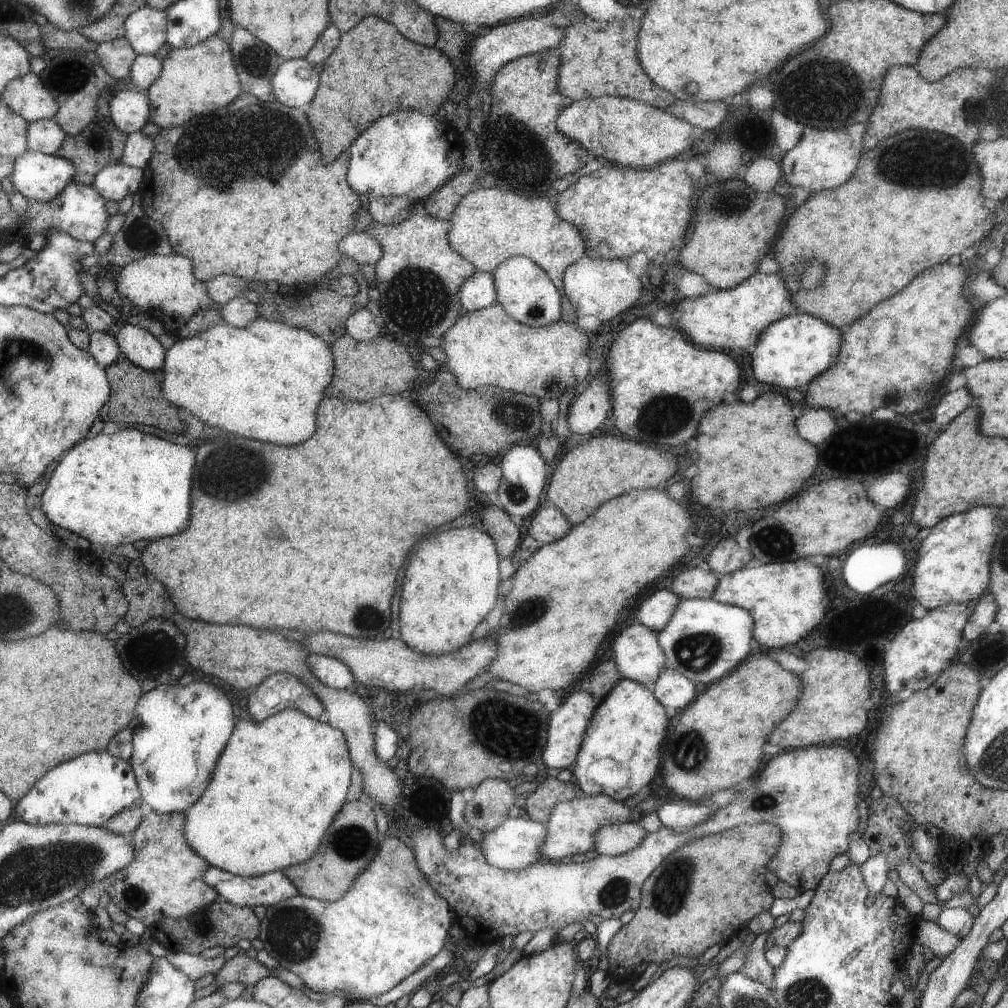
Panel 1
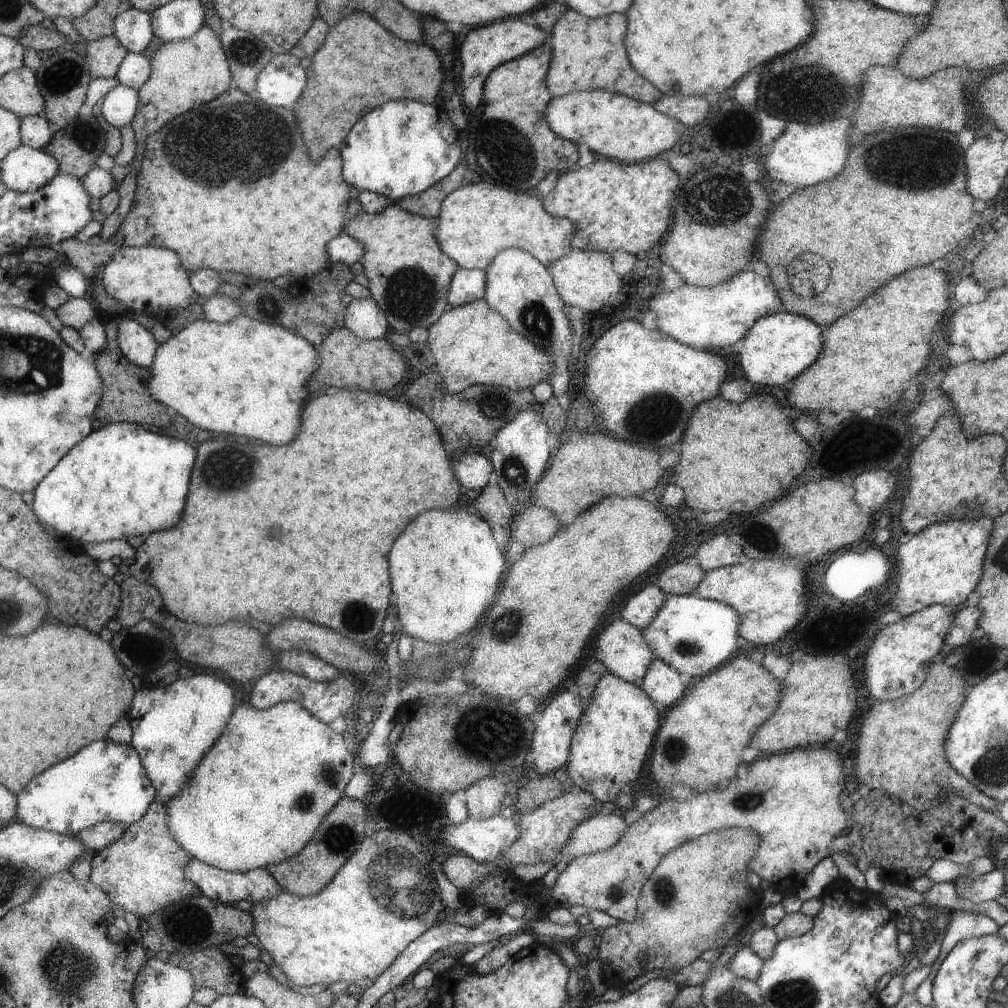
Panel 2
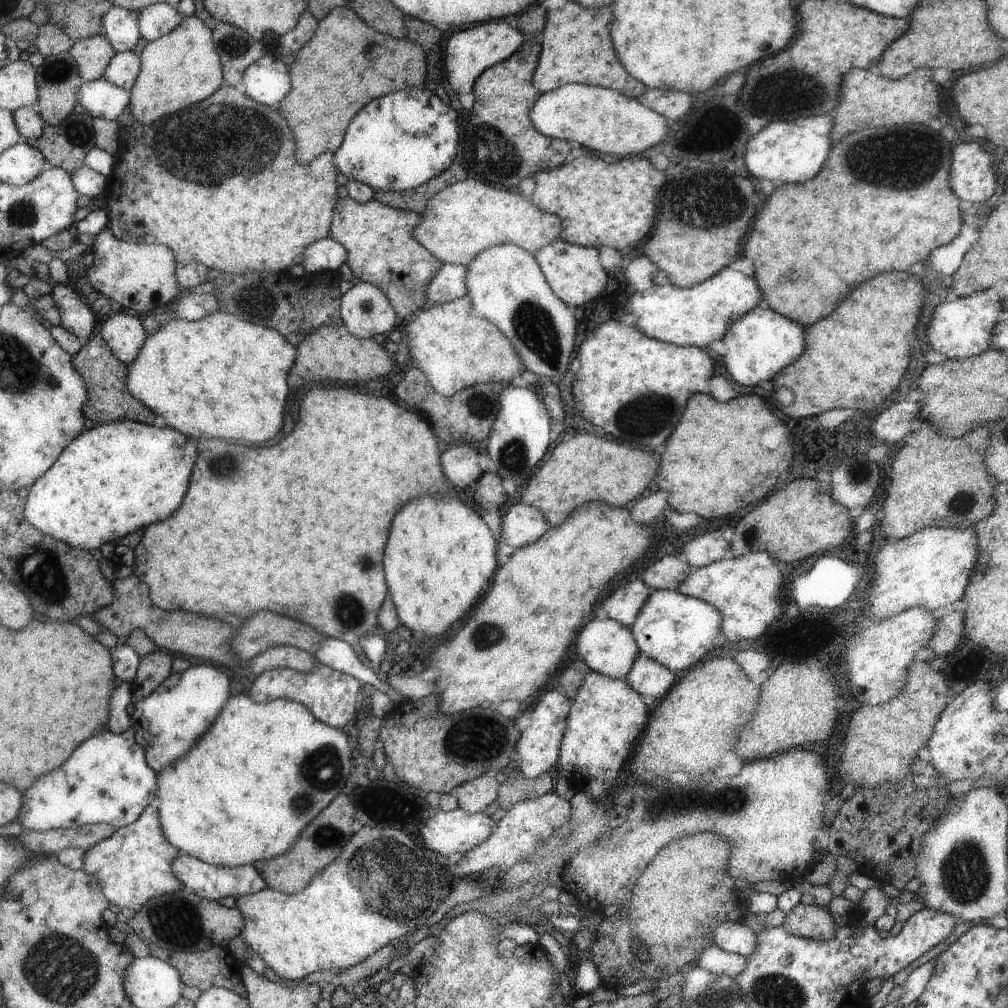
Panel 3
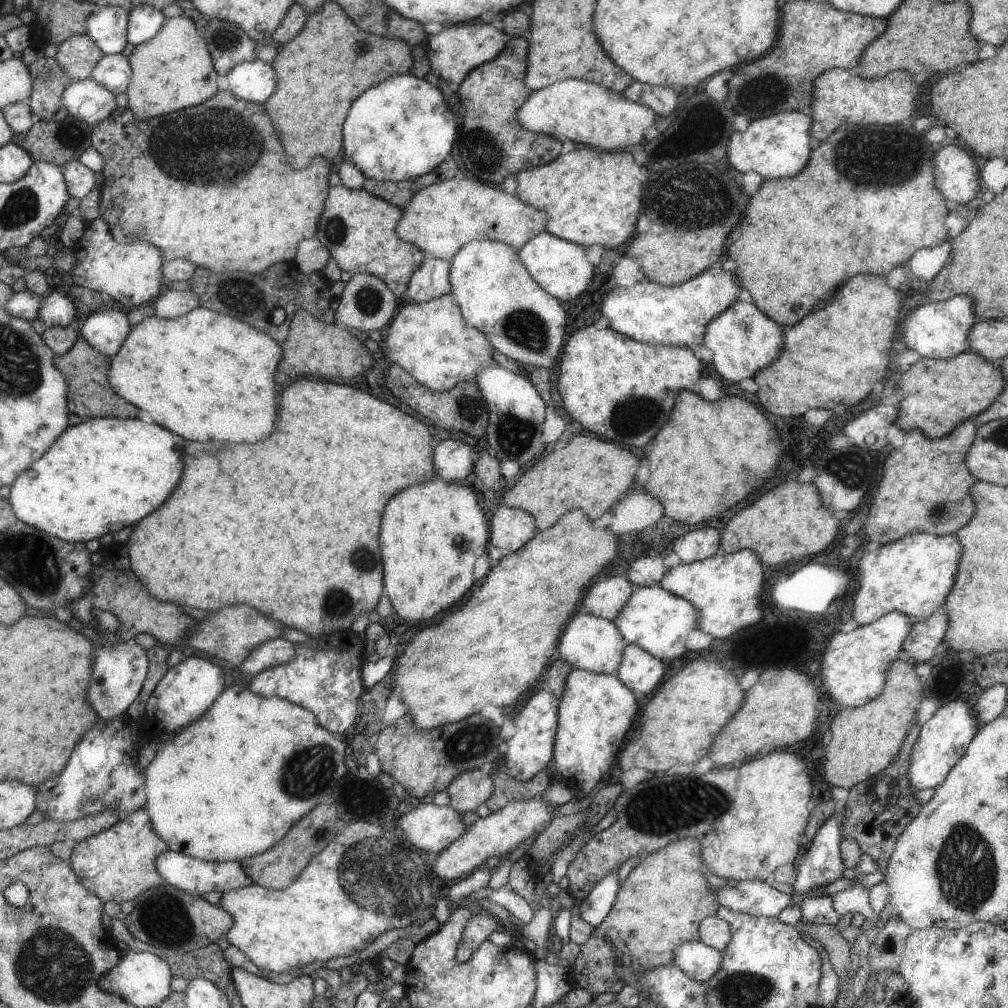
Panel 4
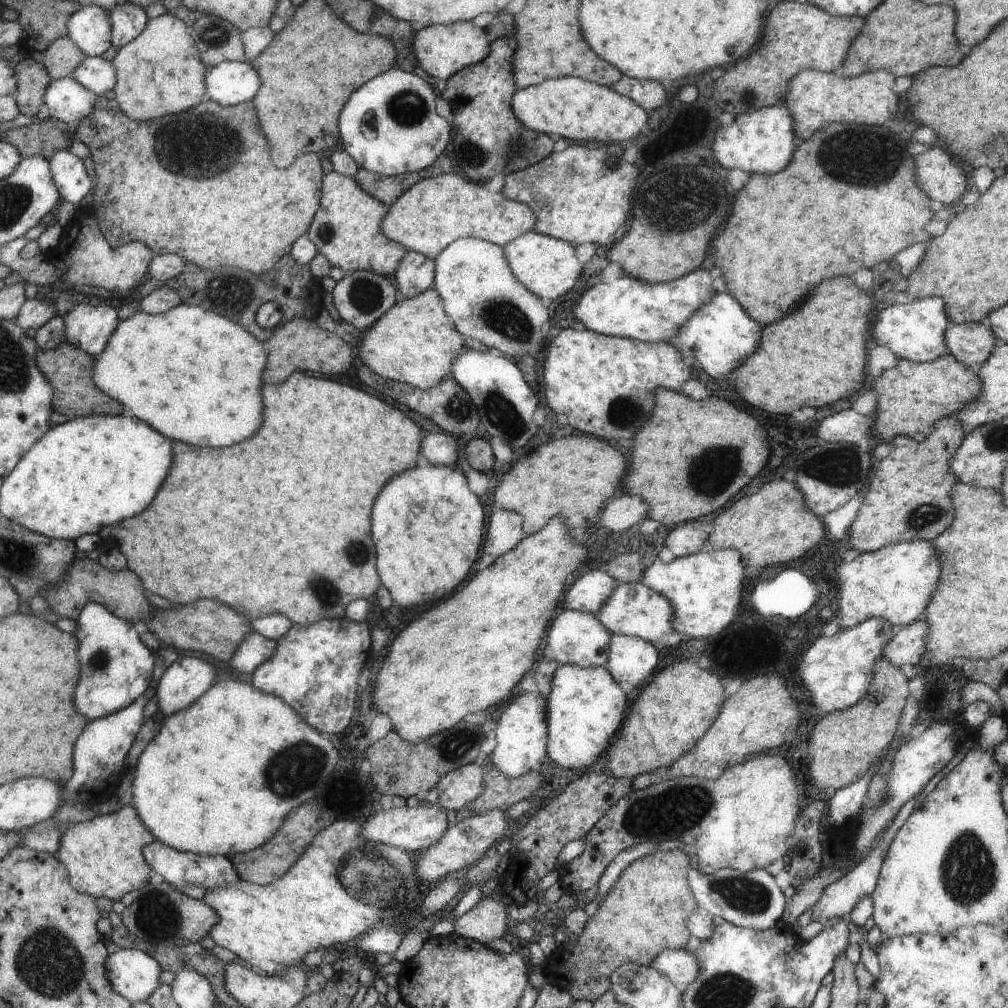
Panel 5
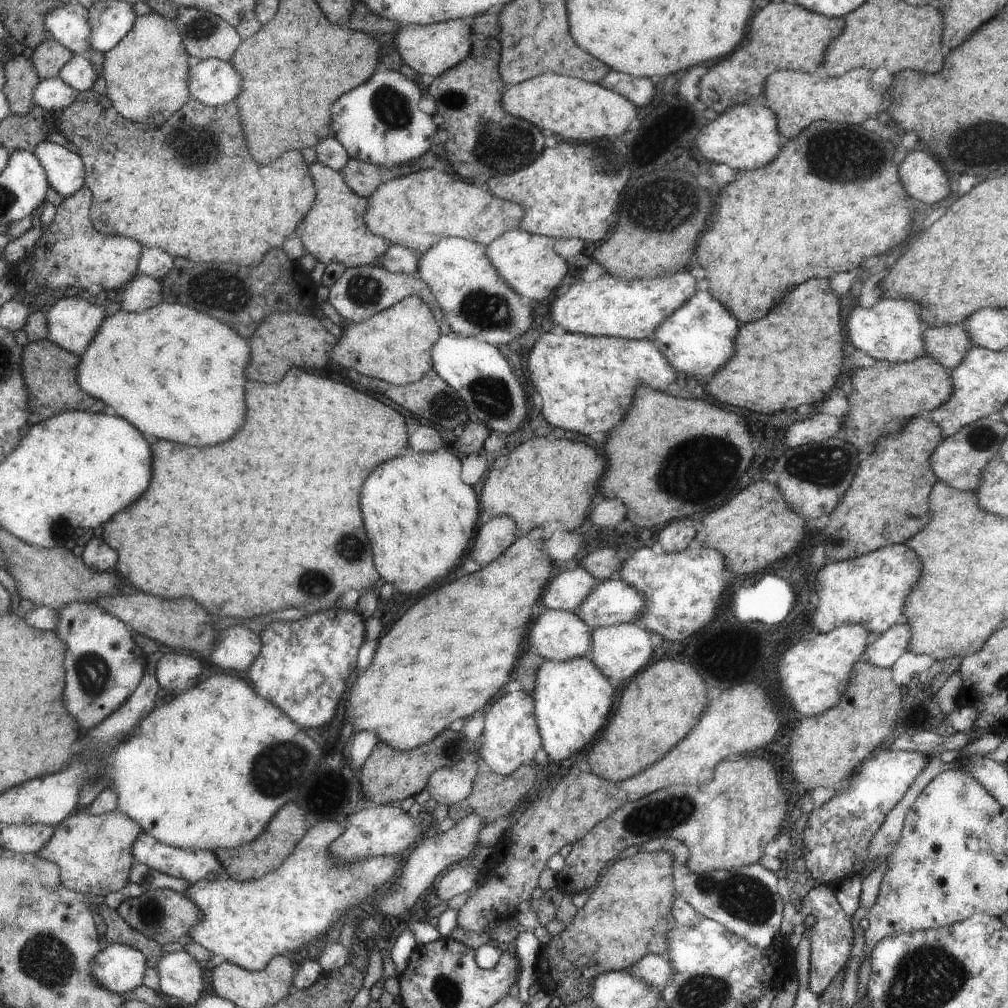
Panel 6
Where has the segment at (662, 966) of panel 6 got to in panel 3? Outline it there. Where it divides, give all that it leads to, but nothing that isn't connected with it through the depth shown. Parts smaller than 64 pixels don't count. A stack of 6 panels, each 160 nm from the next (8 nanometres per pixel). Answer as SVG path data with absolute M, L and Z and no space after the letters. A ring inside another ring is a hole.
M714 945L701 950L693 962L701 970L730 978L737 976L745 968L745 956L724 952Z

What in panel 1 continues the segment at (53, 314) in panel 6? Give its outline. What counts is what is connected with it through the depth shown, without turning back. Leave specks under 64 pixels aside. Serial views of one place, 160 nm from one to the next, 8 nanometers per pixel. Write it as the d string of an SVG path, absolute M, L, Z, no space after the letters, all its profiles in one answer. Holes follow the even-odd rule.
M124 325L115 337L123 352L123 357L133 364L148 371L156 371L163 366L163 354L166 352L157 342L157 337L153 336L149 330L136 325Z

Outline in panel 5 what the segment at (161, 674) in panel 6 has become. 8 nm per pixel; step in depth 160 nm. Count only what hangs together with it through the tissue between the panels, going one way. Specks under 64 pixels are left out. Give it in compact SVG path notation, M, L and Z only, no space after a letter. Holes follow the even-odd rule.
M179 656L154 682L156 706L163 718L184 709L196 701L213 682L213 666L191 656Z

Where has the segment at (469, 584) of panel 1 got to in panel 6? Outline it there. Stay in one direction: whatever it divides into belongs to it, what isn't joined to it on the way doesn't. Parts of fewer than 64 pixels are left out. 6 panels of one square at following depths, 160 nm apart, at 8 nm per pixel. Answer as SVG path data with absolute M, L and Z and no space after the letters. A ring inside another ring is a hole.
M445 446L436 451L418 452L411 449L405 450L402 455L383 462L381 466L377 466L377 470L373 470L373 474L369 474L369 478L365 480L365 486L361 486L361 514L365 514L365 532L369 534L371 538L371 547L373 551L373 562L377 562L377 570L381 570L381 578L385 582L391 582L399 592L405 592L405 594L411 594L411 592L421 592L425 590L437 576L445 576L455 564L459 564L469 540L471 540L471 534L475 530L475 522L477 522L477 512L479 512L479 506L477 506L477 496L473 492L471 486L467 486L464 482L459 480L459 460L445 452Z

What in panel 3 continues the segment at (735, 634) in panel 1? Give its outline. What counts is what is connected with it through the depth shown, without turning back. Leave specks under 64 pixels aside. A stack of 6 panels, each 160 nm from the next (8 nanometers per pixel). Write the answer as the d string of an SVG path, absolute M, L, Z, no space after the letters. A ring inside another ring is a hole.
M653 589L629 630L642 655L681 675L713 650L713 644L709 642L717 636L719 622L722 621L720 612L711 603L670 589Z

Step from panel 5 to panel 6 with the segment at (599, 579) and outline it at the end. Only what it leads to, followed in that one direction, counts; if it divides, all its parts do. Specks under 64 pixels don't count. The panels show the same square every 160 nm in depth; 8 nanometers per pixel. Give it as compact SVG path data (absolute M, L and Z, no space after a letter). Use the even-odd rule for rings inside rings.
M571 564L564 572L549 579L541 597L542 608L574 611L600 582L583 567Z

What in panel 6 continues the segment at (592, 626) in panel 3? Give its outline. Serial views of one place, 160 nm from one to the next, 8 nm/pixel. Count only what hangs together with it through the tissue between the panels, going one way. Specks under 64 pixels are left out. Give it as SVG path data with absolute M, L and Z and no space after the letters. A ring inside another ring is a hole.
M545 609L529 626L526 646L545 661L559 662L585 657L588 650L592 648L592 630L593 628L573 611Z

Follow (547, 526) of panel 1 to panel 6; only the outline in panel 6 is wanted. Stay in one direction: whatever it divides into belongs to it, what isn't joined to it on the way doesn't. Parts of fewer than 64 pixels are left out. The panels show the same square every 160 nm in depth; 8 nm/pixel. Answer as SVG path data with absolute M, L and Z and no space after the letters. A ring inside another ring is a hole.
M509 515L493 516L491 521L484 523L477 530L473 544L469 547L469 554L466 554L467 558L480 566L488 565L516 540L518 533L515 526Z

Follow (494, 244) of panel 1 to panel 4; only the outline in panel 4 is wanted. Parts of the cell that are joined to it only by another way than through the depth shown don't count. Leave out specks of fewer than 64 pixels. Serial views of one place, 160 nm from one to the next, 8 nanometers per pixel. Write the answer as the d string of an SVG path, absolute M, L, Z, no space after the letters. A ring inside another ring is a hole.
M445 180L418 190L403 208L403 214L396 224L396 235L406 243L416 246L434 259L450 261L463 245L474 240L487 239L502 242L519 250L530 238L544 230L548 224L548 214L529 206L515 194L508 194L499 187L481 184L479 180Z

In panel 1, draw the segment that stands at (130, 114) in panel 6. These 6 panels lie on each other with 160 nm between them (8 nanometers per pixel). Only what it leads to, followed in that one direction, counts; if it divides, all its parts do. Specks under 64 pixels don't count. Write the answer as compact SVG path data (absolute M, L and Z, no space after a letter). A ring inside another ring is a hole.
M217 34L189 48L172 48L161 62L160 76L150 86L147 95L152 102L150 122L162 129L183 124L197 115L224 107L237 98L239 92L243 92L231 46Z

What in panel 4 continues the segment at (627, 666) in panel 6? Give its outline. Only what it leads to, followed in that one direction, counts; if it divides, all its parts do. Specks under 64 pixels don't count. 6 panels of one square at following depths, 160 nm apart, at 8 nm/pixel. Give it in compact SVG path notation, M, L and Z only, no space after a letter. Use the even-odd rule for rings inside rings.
M626 643L615 675L629 690L651 695L663 680L663 661L637 645Z

